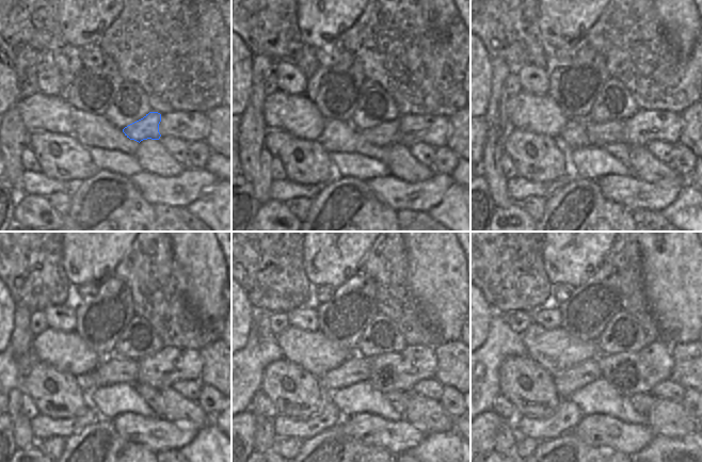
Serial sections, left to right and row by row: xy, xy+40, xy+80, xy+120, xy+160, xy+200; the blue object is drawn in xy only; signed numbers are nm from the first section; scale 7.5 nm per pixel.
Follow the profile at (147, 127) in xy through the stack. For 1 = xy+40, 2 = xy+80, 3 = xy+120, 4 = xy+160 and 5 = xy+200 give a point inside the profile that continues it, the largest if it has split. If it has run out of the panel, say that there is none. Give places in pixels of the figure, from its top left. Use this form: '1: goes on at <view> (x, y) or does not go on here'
1: goes on at xy+40 (383, 134)
2: goes on at xy+80 (599, 133)
3: goes on at xy+120 (113, 369)
4: goes on at xy+160 (355, 368)
5: goes on at xy+200 (577, 377)

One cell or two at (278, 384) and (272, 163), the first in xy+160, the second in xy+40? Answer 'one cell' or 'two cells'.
two cells

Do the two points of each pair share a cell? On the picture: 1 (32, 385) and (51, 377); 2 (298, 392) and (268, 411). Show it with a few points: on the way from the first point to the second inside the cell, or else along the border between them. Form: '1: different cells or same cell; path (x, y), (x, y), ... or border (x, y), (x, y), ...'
1: same cell; path (36, 384), (42, 383), (47, 378)
2: different cells; border (260, 392), (271, 401), (278, 414)

